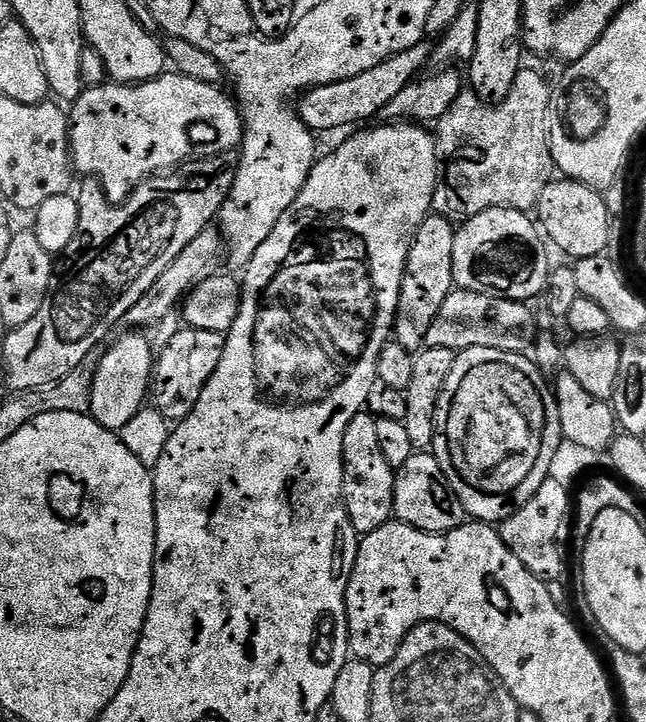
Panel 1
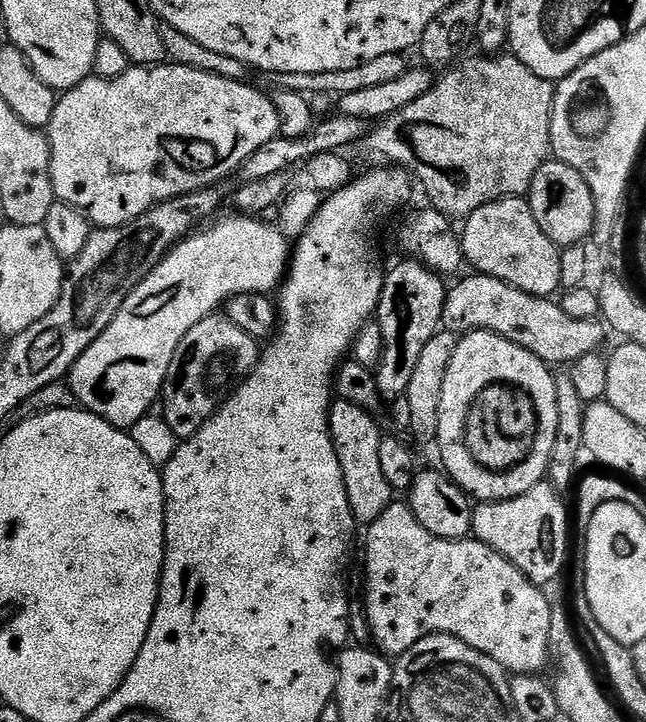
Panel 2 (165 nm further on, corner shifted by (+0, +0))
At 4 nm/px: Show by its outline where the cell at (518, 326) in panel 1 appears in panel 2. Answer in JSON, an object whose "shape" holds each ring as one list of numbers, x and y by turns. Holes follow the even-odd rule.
{"shape":[[468,274,465,280,460,280,456,285,447,289,444,297,444,318,443,327,447,331,457,334,467,334,469,332,493,332,534,354,537,358,544,361,549,366,564,364,570,366,578,358,586,354,597,351,604,340,606,328,603,323,596,320,579,320,570,318,566,310,560,308,555,299,545,298,543,296,531,296,498,278,490,278,479,274]]}

